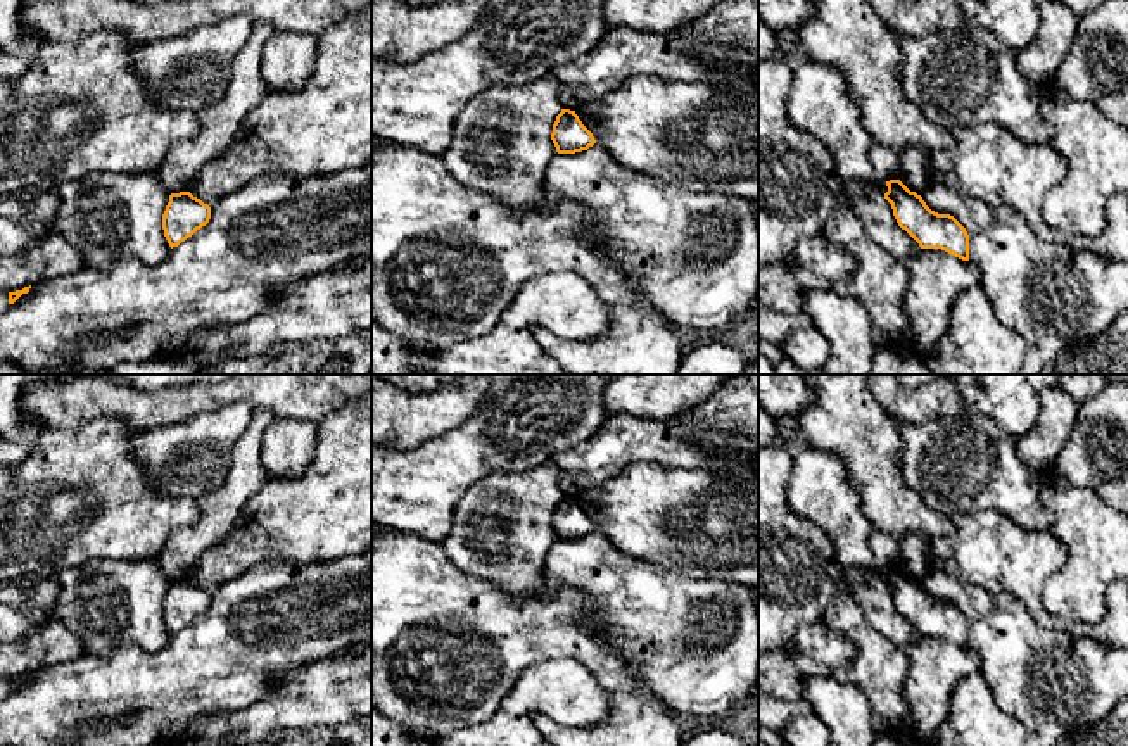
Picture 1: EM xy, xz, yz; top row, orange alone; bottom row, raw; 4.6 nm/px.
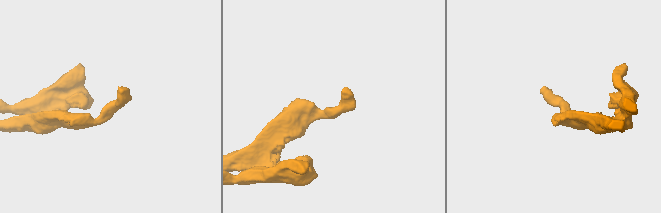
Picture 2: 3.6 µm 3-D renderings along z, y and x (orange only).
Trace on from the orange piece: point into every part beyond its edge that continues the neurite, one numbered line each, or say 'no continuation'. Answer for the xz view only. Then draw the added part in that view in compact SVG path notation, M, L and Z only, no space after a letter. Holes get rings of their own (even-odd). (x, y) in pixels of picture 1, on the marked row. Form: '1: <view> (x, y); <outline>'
no continuation

